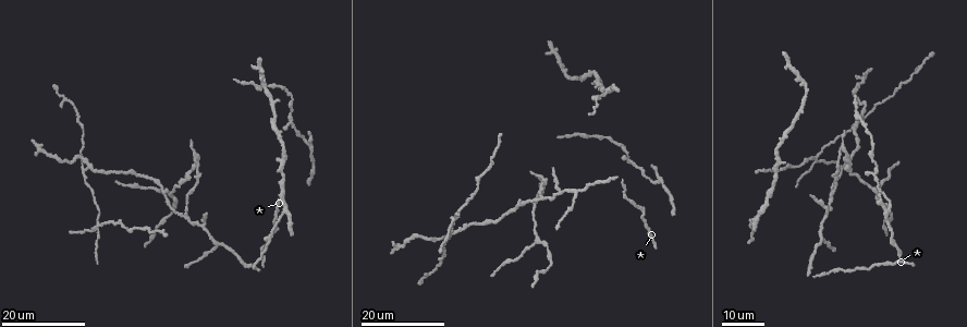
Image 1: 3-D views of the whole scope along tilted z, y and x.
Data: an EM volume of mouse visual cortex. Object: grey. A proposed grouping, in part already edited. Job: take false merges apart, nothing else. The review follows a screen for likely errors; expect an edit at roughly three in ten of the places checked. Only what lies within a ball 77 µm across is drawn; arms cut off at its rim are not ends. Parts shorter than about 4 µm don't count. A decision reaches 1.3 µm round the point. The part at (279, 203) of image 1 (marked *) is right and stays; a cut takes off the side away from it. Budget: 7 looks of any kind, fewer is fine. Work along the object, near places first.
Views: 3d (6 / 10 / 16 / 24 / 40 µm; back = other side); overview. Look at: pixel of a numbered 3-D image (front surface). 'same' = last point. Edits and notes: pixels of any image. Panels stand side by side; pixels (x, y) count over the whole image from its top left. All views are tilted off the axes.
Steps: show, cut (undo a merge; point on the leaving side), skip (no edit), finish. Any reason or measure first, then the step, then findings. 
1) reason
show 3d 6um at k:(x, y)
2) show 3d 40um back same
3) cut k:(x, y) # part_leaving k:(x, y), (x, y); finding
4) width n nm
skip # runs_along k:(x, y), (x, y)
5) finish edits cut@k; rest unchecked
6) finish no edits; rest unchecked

sudden change in width
show 3d 24um at 1:(198, 173)

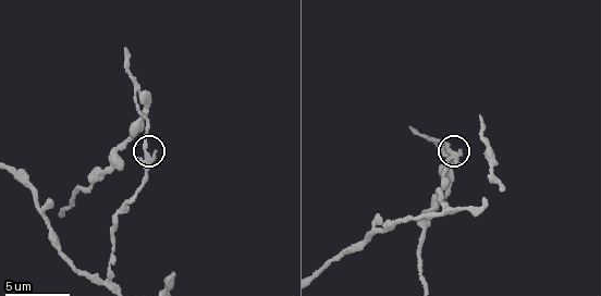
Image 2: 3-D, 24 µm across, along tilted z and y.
show 3d 6um at 2:(144, 152)

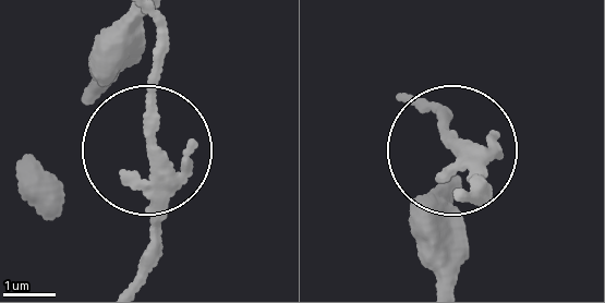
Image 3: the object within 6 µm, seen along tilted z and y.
show 3d 6um back at 3:(457, 145)

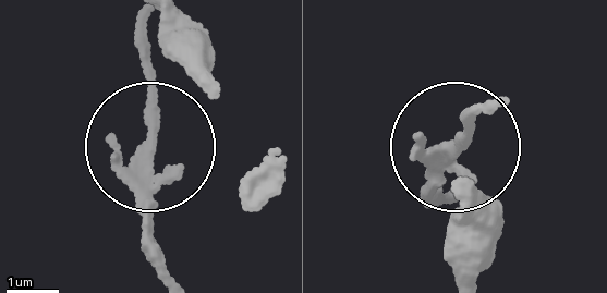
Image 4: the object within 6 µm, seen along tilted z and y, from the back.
cut 4:(146, 108) # part_leaving 4:(141, 181), (147, 12); a second neuron is stuck on

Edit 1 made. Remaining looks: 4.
show overview

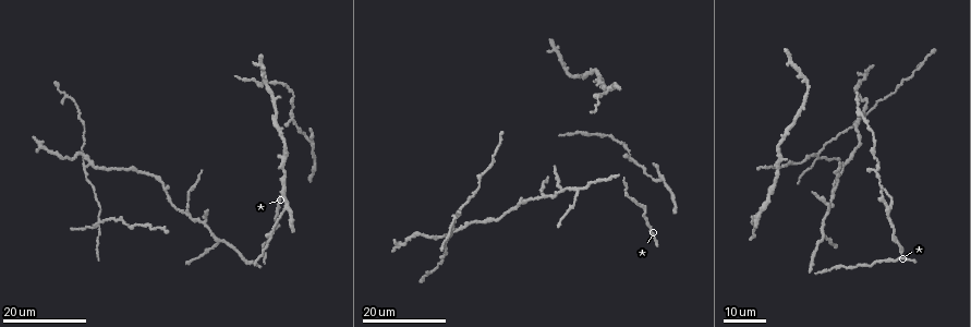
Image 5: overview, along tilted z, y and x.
three-way junction
show 3d 16um at 5:(202, 221)

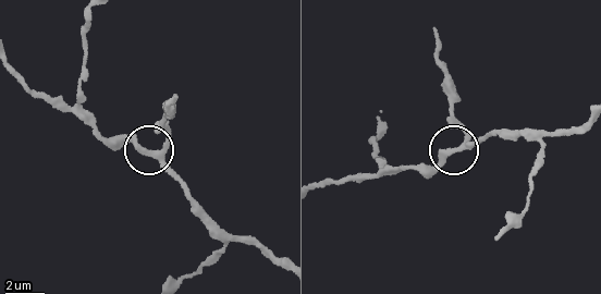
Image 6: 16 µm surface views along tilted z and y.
show 3d 6um at 6:(158, 152)

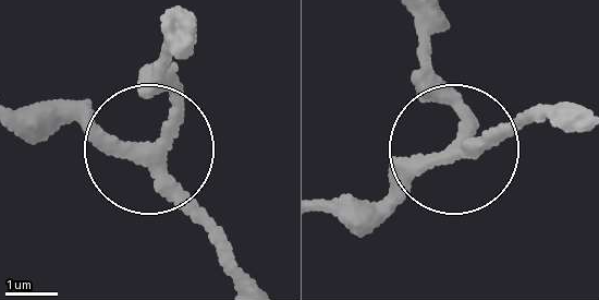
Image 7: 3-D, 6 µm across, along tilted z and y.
arms 3
skip # one neuron here

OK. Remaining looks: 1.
two arms in line, one across
show 3d 16um at 2:(443, 212)

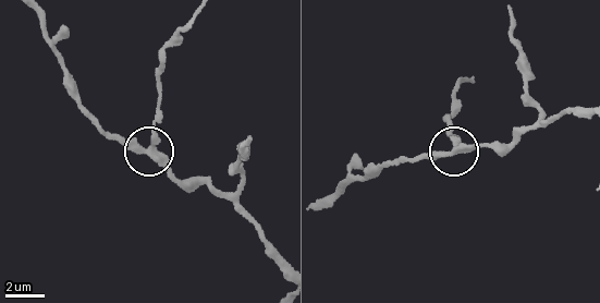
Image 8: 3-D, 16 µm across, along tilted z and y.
arms 3
skip # runs_along 8:(282, 257), (229, 201), (175, 179), (154, 157), (159, 95); all the same neuron

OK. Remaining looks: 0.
finish edits cut@4; rest unchecked

